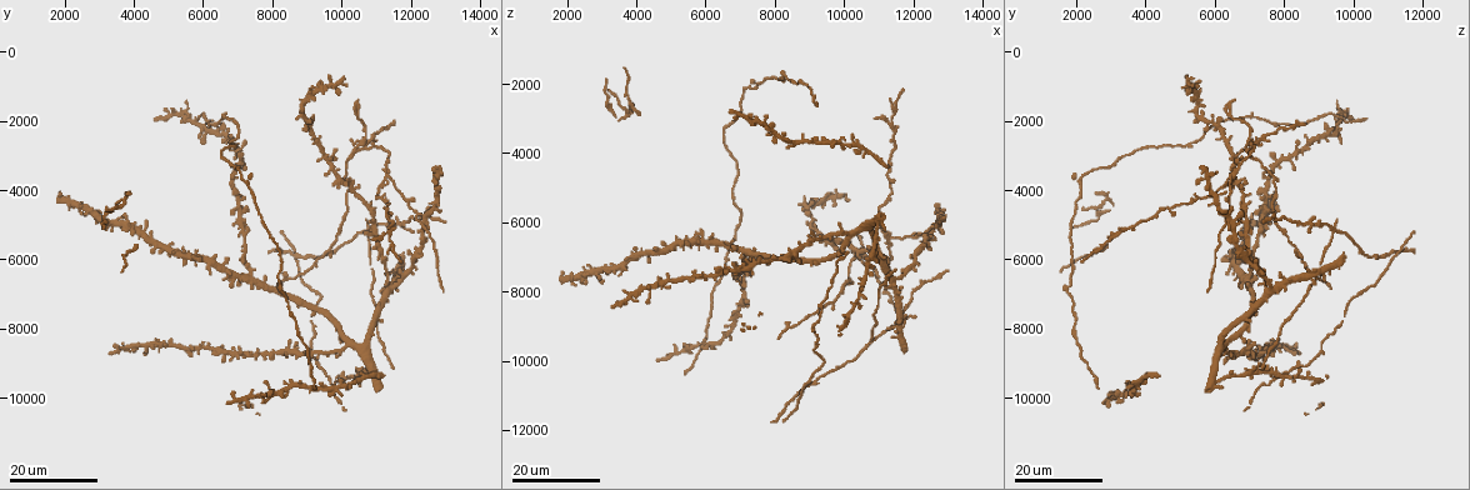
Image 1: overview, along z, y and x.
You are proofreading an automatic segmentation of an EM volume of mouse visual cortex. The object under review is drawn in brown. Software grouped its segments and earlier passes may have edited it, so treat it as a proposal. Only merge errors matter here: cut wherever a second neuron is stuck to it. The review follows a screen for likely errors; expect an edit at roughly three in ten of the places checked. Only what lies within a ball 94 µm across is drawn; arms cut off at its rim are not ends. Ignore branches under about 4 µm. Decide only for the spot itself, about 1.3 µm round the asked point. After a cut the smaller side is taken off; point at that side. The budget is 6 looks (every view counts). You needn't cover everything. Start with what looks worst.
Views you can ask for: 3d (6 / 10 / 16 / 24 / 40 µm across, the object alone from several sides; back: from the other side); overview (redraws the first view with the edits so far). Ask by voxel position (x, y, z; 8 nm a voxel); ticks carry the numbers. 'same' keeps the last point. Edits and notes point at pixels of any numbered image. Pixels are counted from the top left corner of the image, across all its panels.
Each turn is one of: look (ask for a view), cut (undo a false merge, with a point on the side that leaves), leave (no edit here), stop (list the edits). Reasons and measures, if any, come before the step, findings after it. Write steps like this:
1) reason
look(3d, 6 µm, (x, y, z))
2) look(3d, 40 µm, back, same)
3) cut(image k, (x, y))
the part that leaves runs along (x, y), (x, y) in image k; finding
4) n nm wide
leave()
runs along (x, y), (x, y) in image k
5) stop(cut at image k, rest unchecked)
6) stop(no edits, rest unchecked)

four-way junction
look(3d, 16 µm, (10800, 5000, 9400))

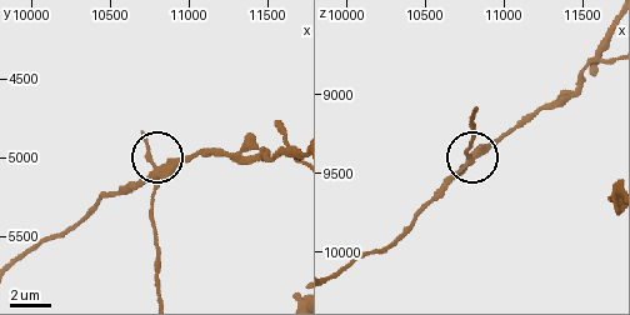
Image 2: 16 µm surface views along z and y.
closer look
look(3d, 10 µm, (10780, 5100, 9420))

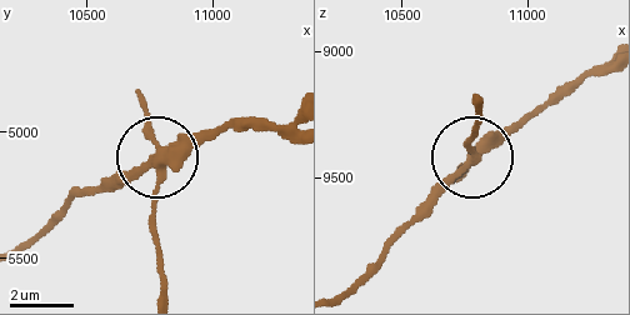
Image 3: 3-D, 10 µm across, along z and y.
zoom in
look(3d, 6 µm, (10790, 5100, 9420))

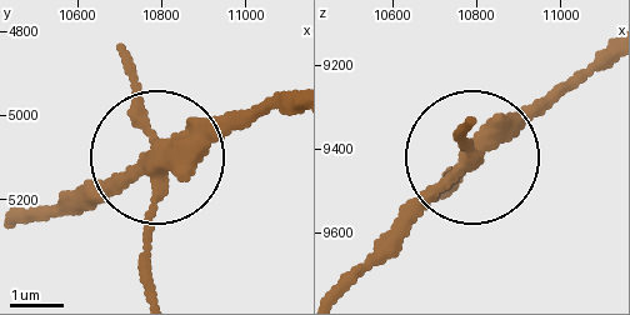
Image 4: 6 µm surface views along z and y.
side arm 28 µm; 4 arms
cut(image 4, (93, 193))
a second neuron is stuck on

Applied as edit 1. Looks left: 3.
look(overview)

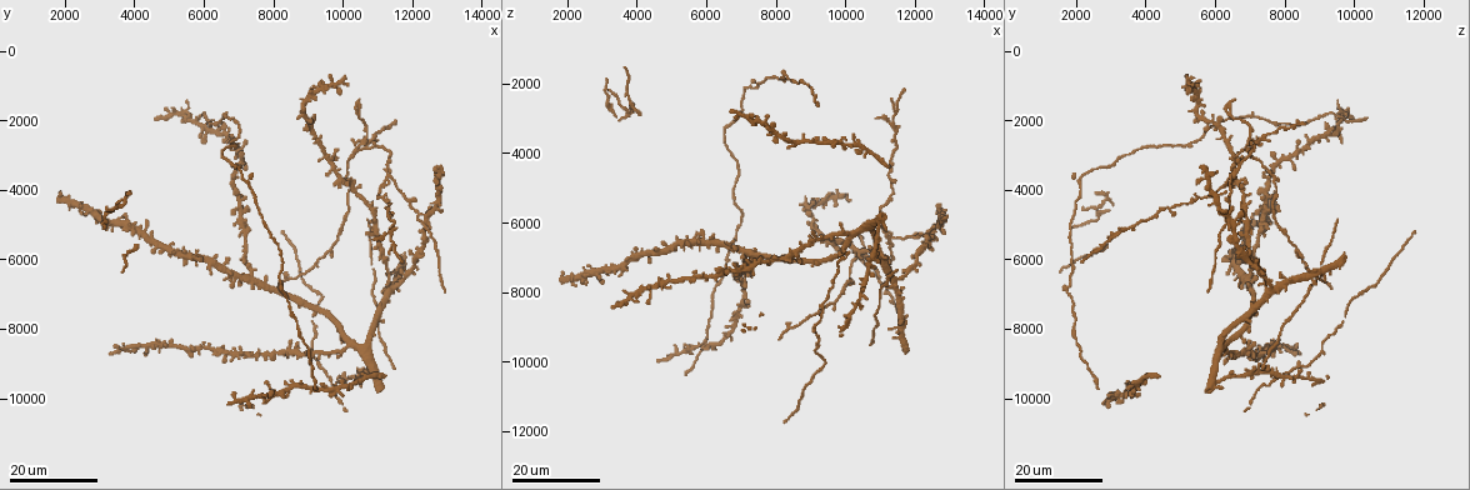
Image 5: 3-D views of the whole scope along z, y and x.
three arms meet
look(3d, 16 µm, (3700, 4300, 2900))

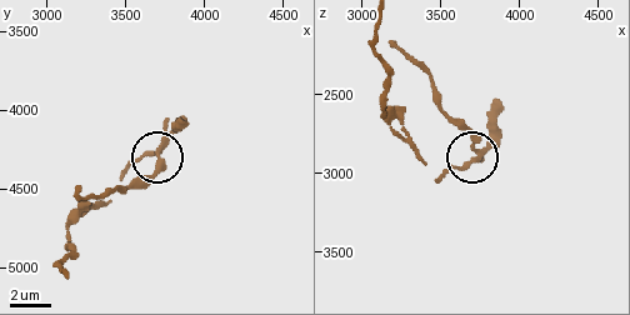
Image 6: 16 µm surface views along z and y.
closer look
look(3d, 10 µm, (3720, 4260, 2880))

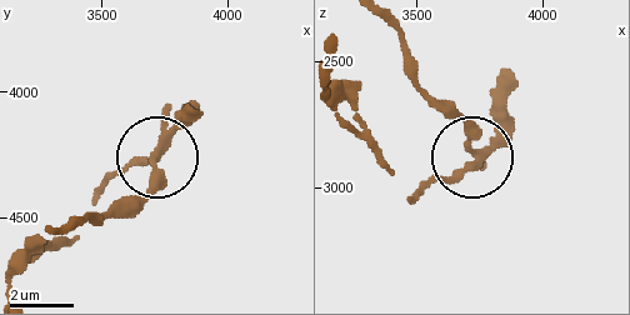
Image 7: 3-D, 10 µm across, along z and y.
3 arms
cut(image 7, (163, 180))
the part that leaves runs along (165, 141), (149, 186), (100, 219), (60, 224) in image 7; a second neuron is stuck on

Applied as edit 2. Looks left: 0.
stop(cut at image 4, cut at image 7, rest unchecked)

